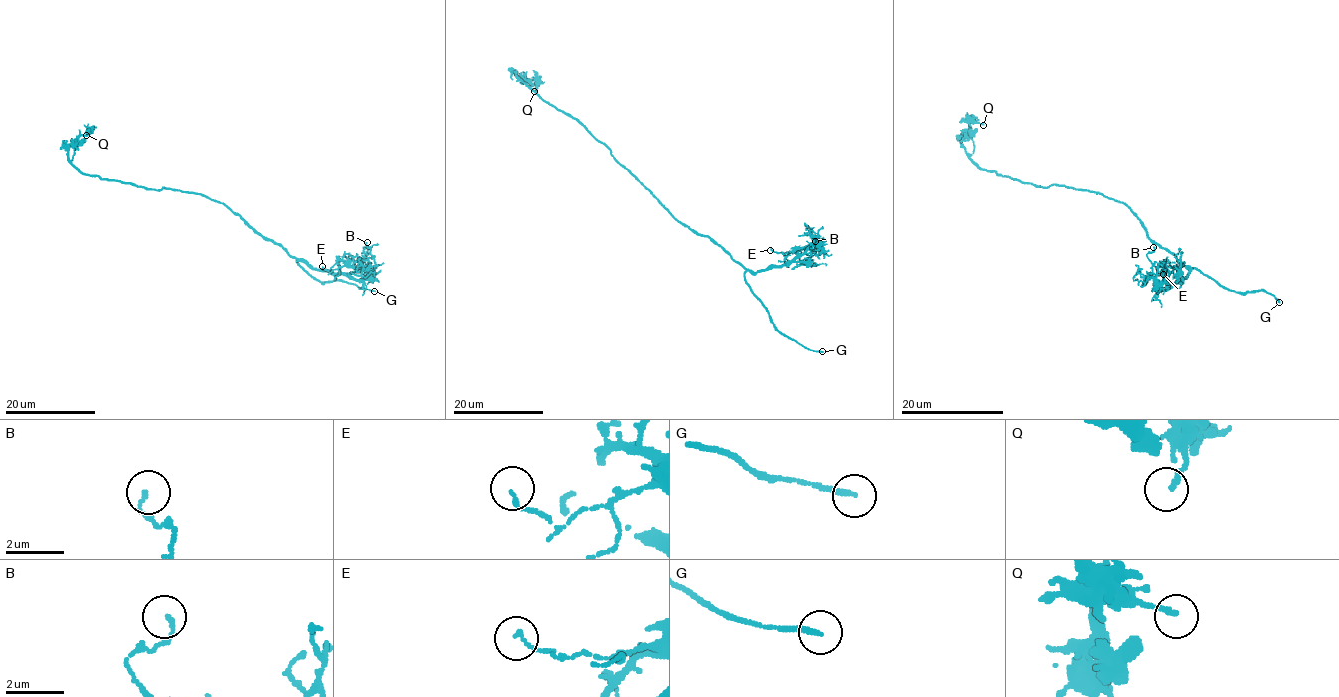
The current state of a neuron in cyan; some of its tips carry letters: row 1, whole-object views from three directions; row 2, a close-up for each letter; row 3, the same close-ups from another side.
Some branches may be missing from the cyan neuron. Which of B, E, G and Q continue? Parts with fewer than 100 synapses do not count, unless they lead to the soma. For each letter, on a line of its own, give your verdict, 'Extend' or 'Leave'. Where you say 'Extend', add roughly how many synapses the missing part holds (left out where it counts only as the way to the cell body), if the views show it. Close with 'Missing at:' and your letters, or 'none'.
B: Leave
E: Leave
G: Extend
Q: Leave
Missing at: G

